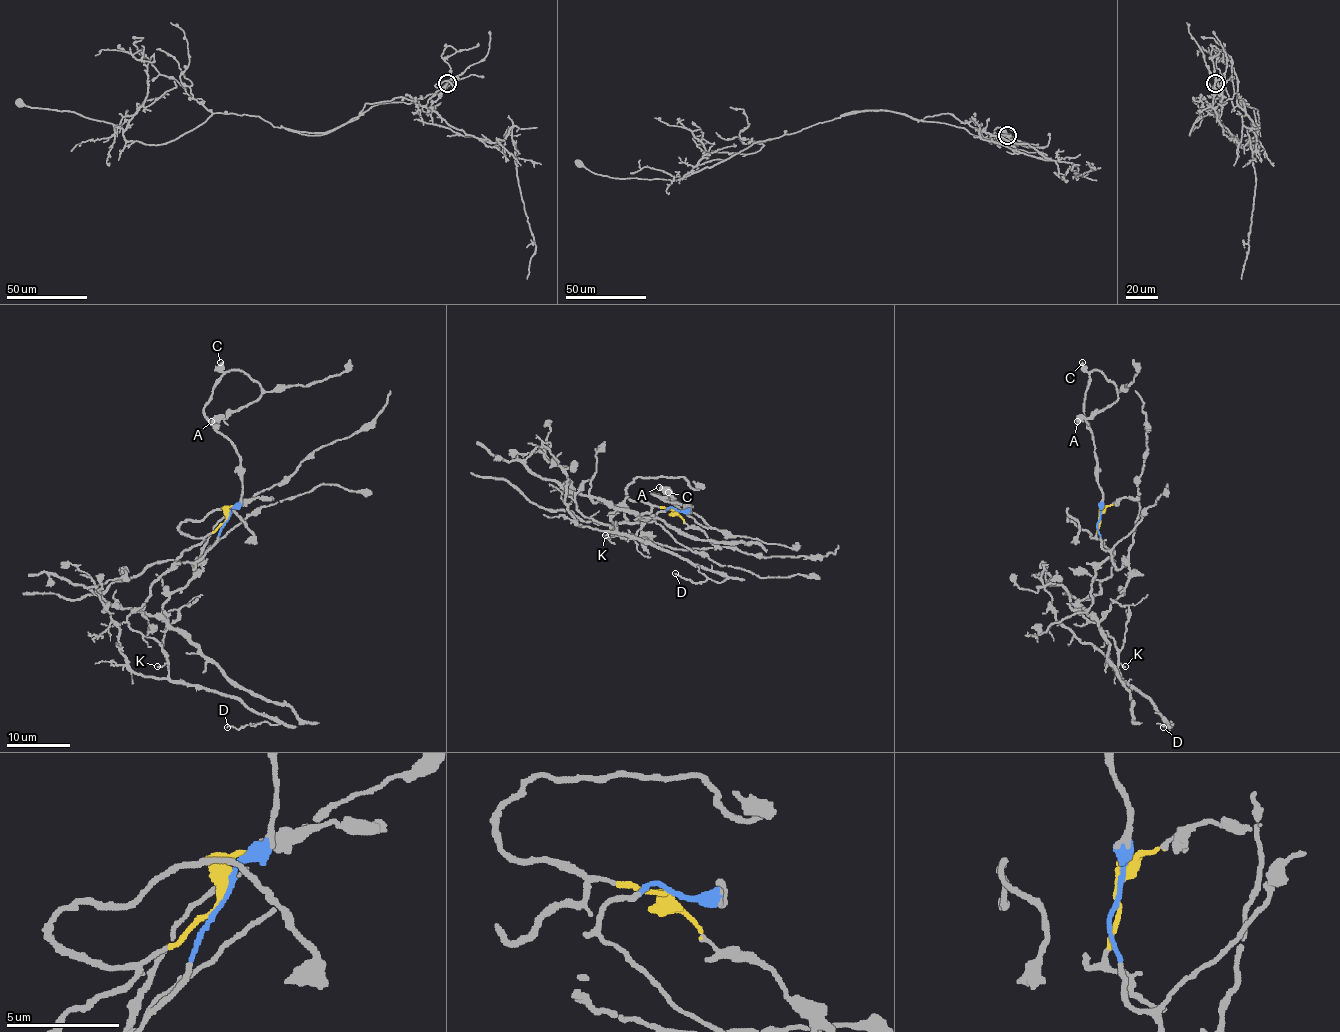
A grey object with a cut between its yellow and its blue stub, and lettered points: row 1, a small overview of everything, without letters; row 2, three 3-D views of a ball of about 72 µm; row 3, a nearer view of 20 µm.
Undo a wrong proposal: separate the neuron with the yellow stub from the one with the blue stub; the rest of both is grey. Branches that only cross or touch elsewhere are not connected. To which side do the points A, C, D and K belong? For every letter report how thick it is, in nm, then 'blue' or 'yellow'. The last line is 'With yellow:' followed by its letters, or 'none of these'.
A: calibre 550 nm; blue
C: calibre 550 nm; blue
D: calibre 110 nm; yellow
K: calibre 120 nm; yellow
With yellow: D, K

